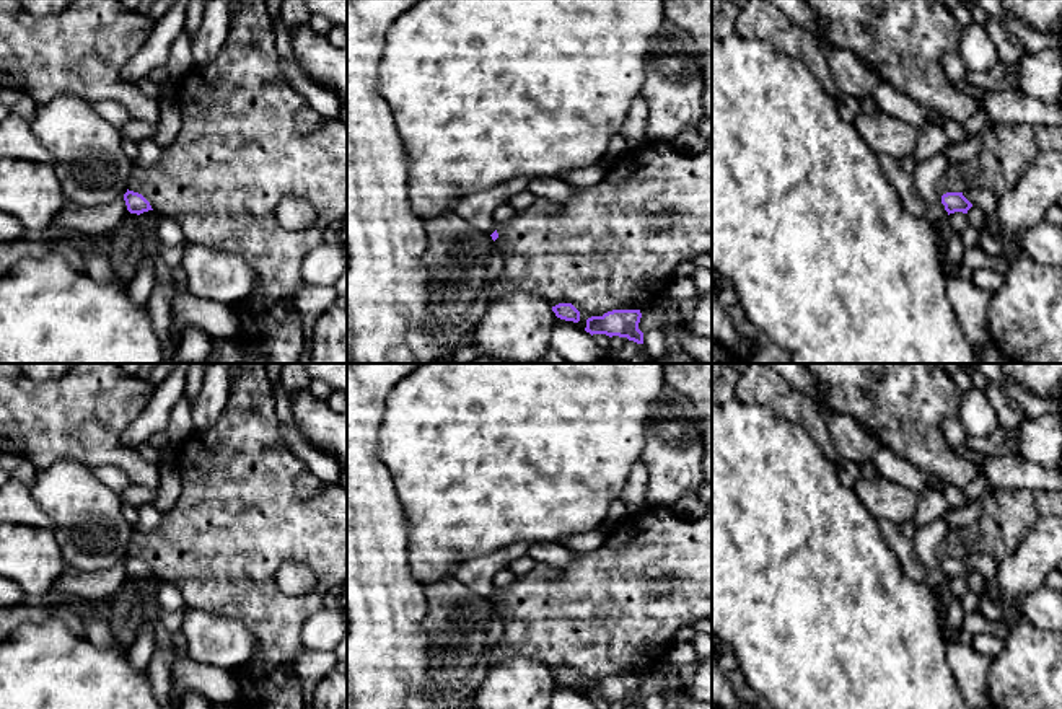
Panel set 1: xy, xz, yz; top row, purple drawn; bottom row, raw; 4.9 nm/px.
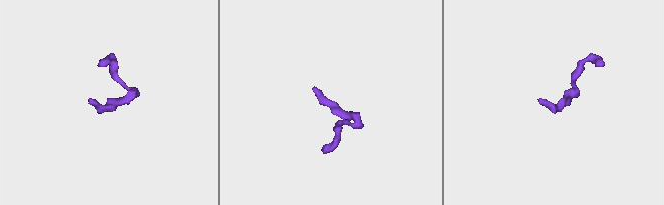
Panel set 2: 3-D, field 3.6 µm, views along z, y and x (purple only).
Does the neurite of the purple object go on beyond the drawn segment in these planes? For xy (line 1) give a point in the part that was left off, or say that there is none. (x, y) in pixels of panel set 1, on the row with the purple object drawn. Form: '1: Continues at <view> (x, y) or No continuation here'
1: No continuation here

